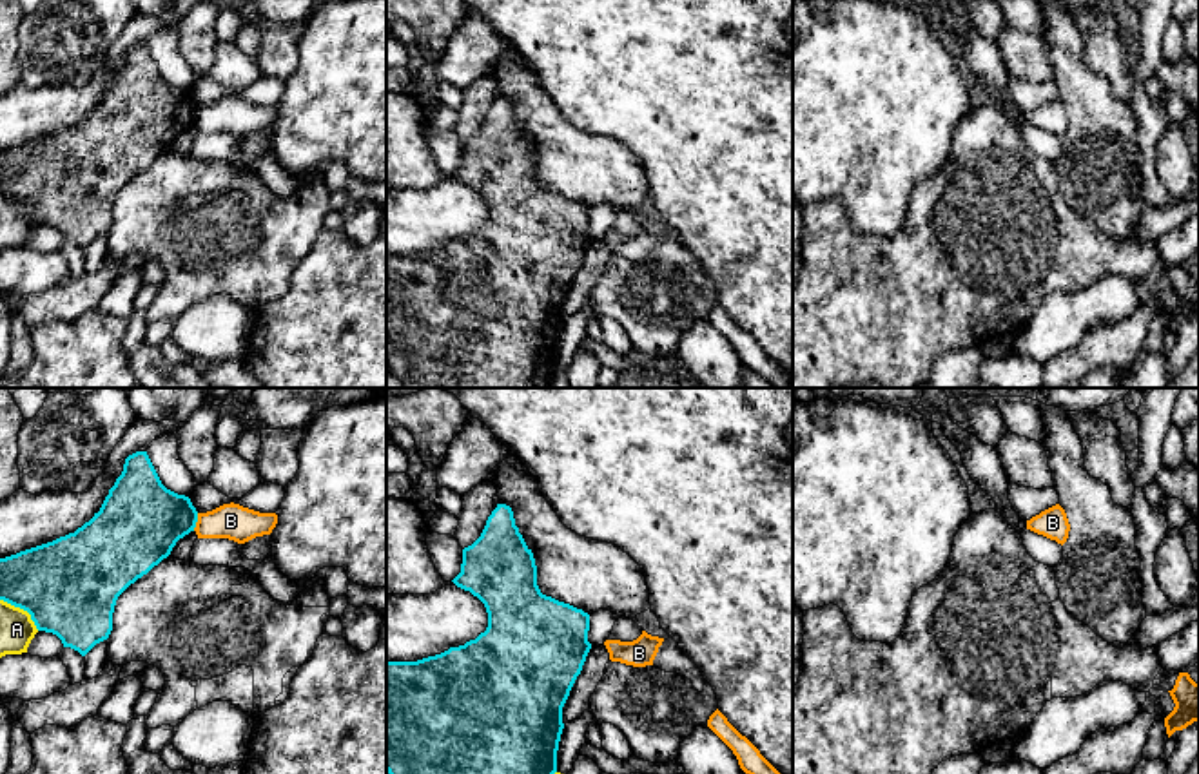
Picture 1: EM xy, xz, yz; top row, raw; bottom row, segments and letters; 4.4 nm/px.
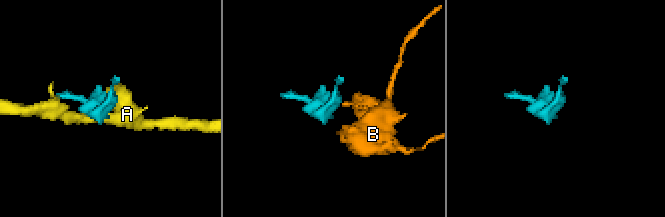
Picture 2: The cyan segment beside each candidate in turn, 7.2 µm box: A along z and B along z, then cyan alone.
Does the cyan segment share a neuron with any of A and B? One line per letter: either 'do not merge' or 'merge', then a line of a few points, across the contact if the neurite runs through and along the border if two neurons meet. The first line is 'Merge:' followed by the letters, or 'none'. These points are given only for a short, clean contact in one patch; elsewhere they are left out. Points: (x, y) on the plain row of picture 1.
Merge: none
A: do not merge
B: do not merge; line xy (198, 107), (193, 124)

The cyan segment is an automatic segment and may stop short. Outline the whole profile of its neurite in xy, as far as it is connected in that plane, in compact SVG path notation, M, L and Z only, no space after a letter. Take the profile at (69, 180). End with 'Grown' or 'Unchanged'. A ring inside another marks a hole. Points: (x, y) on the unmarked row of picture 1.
M136 45L125 53L122 69L89 116L53 136L0 152L0 194L27 205L38 225L56 228L63 241L85 250L109 232L118 190L167 152L196 116L190 92L167 83L147 45Z. Unchanged

